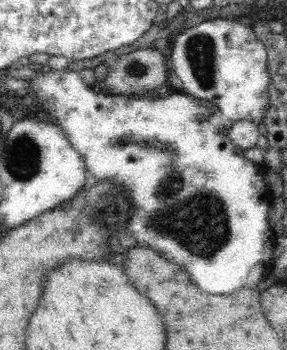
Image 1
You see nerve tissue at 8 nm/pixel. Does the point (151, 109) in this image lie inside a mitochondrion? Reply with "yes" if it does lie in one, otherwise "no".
no

